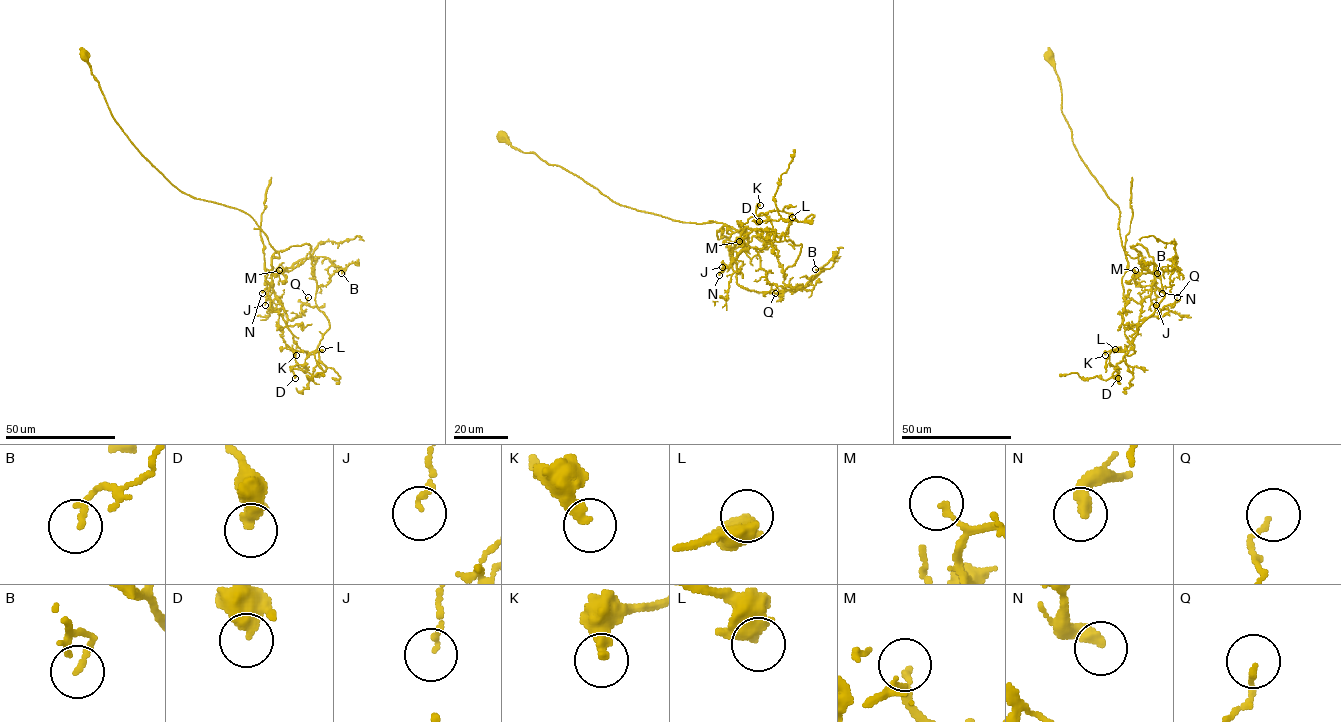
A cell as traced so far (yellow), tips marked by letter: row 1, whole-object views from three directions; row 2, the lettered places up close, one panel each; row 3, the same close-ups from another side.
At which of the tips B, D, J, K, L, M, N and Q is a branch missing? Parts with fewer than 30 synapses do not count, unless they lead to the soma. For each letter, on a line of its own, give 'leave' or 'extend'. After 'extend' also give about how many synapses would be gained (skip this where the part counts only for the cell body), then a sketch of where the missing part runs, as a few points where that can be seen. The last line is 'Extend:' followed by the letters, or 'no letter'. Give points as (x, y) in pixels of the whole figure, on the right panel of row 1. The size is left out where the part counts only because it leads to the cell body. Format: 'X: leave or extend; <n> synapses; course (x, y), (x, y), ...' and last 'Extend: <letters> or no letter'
B: leave
D: leave
J: leave
K: leave
L: leave
M: leave
N: extend; 30 synapses; course (1162, 293), (1180, 305), (1182, 310), (1177, 310)
Q: leave
Extend: N

